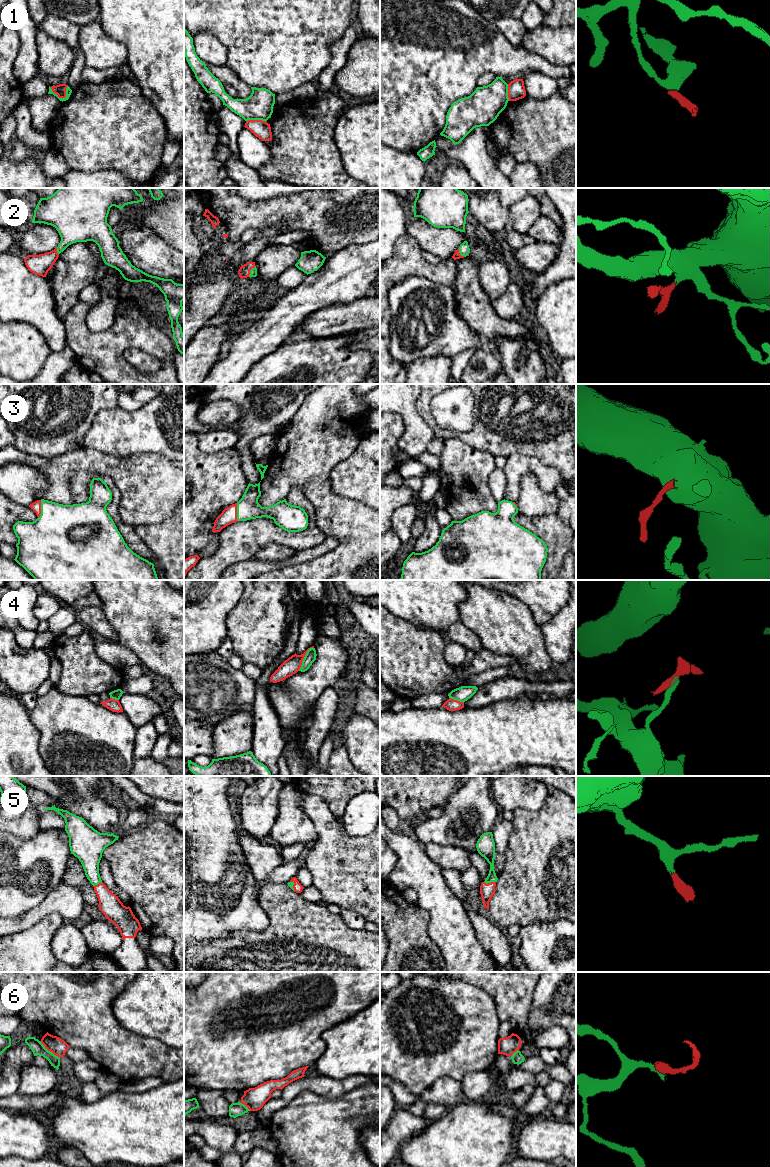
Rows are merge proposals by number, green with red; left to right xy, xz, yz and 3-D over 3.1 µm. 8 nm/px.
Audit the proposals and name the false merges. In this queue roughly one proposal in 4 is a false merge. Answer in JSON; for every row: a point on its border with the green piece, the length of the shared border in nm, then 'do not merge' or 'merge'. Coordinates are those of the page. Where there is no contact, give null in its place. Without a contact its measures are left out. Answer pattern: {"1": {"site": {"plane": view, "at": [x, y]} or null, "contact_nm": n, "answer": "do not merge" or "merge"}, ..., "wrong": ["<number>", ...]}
{"1": {"site": {"plane": "xy", "at": [57, 96]}, "contact_nm": 150, "answer": "do not merge"}, "2": {"site": {"plane": "xz", "at": [250, 271]}, "contact_nm": 110, "answer": "merge"}, "3": {"site": {"plane": "xy", "at": [41, 509]}, "contact_nm": 150, "answer": "merge"}, "4": {"site": {"plane": "xz", "at": [304, 658]}, "contact_nm": 220, "answer": "do not merge"}, "5": {"site": {"plane": "yz", "at": [490, 882]}, "contact_nm": 100, "answer": "merge"}, "6": {"site": {"plane": "xy", "at": [49, 1051]}, "contact_nm": 200, "answer": "do not merge"}, "wrong": ["1", "4", "6"]}

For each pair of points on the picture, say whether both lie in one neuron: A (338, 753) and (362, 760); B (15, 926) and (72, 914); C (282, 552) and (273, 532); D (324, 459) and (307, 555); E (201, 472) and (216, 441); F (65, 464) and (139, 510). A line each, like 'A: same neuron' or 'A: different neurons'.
A: different neurons
B: same neuron
C: different neurons
D: different neurons
E: different neurons
F: same neuron

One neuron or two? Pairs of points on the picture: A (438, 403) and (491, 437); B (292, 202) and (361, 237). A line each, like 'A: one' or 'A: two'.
A: two
B: one

